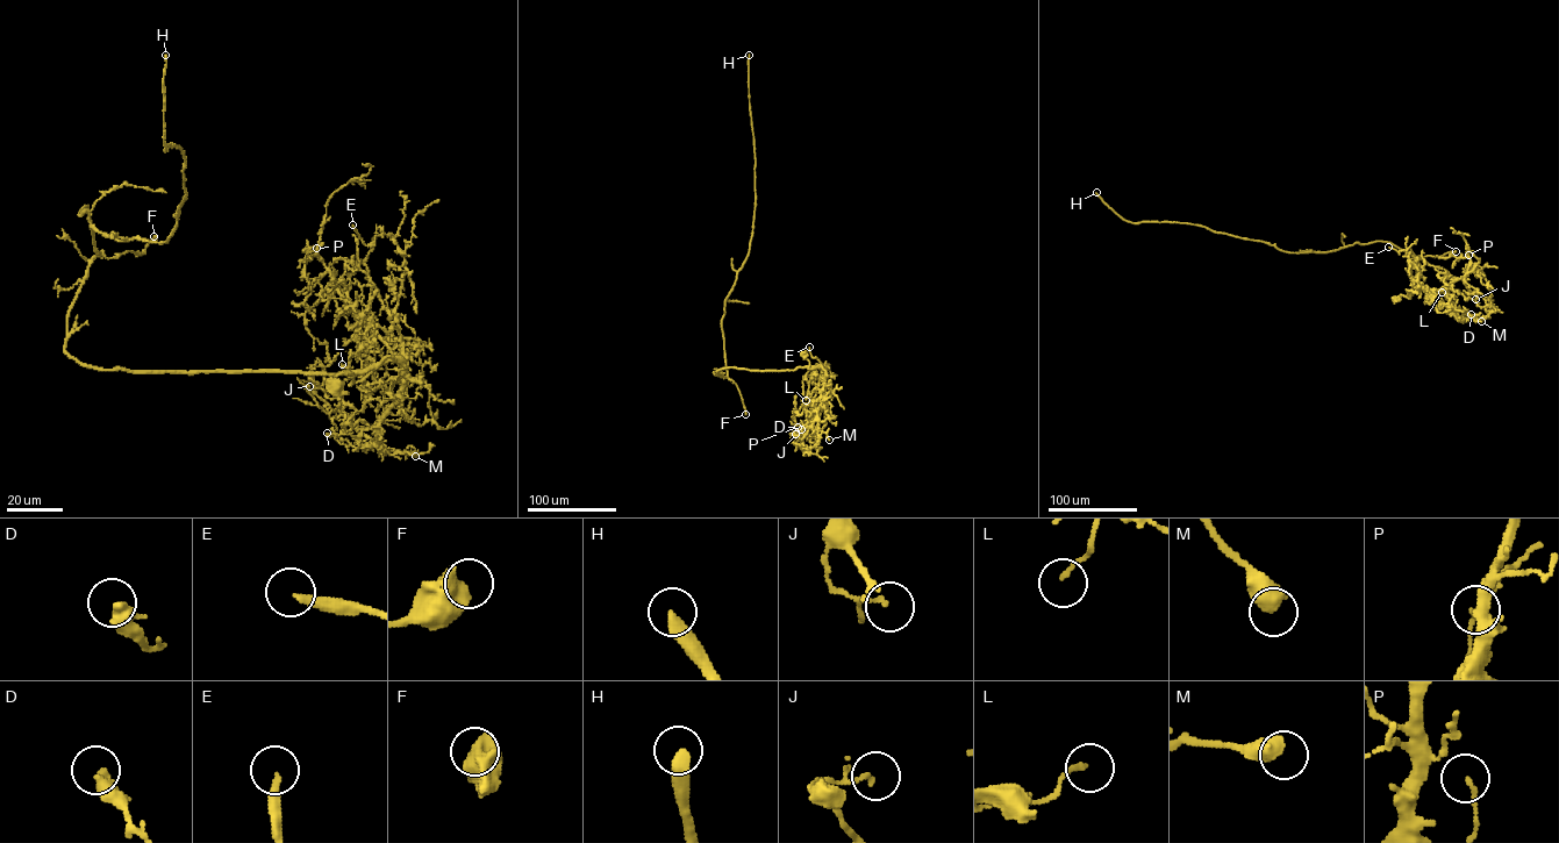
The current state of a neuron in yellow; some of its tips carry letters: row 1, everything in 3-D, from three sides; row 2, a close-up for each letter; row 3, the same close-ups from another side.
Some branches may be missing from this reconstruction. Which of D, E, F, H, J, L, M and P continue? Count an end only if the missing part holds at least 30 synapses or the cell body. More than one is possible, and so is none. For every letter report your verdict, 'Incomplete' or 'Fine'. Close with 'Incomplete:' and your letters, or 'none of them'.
D: Fine
E: Fine
F: Fine
H: Incomplete
J: Fine
L: Fine
M: Fine
P: Fine
Incomplete: H

